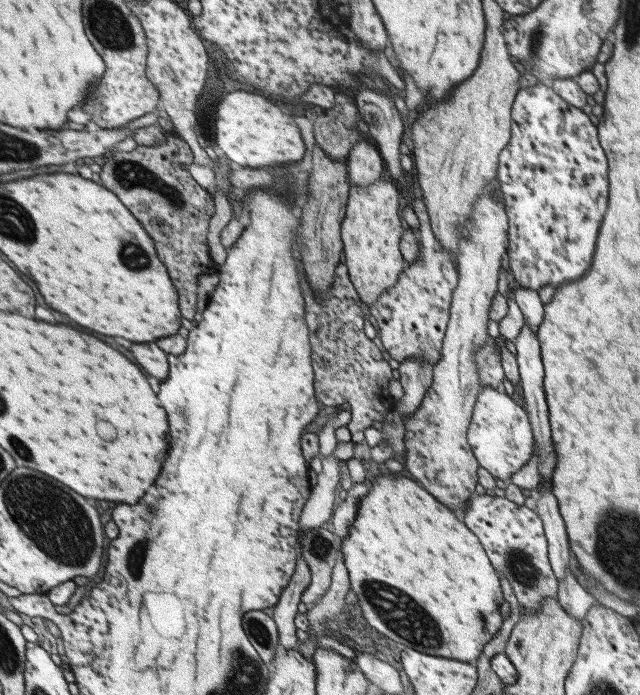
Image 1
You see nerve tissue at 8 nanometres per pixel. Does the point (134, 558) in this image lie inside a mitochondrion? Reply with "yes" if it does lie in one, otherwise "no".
yes

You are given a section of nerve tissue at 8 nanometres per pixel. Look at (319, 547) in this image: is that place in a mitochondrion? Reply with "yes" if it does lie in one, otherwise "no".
yes

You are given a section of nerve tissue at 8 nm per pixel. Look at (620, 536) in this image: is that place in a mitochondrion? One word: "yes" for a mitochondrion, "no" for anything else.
yes

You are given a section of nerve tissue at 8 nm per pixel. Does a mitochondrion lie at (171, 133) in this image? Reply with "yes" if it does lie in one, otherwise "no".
no

